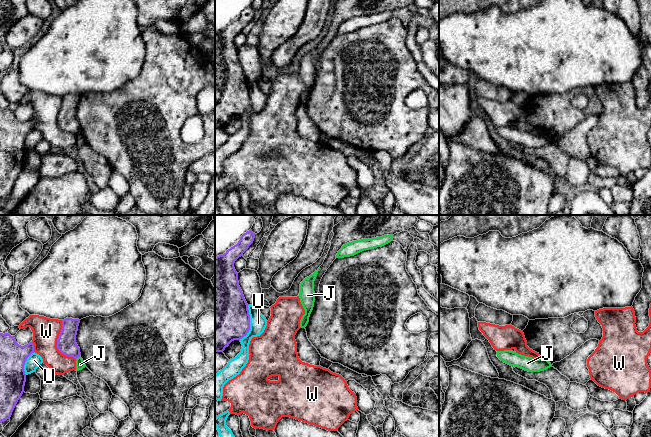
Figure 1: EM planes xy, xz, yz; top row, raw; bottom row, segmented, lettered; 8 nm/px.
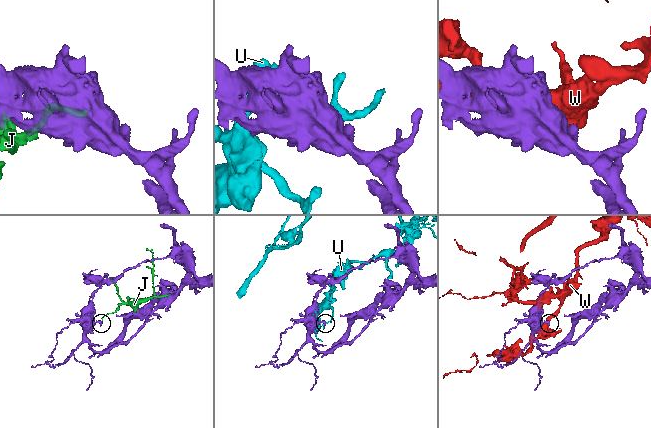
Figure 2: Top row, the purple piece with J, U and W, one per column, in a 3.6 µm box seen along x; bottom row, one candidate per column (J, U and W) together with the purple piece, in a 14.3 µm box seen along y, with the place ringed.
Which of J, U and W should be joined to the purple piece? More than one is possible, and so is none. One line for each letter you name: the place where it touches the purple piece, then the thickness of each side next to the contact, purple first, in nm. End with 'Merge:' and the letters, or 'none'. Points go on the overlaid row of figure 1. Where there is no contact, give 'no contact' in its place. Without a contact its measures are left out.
Merge: none

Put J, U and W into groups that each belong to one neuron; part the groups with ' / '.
J / U / W

